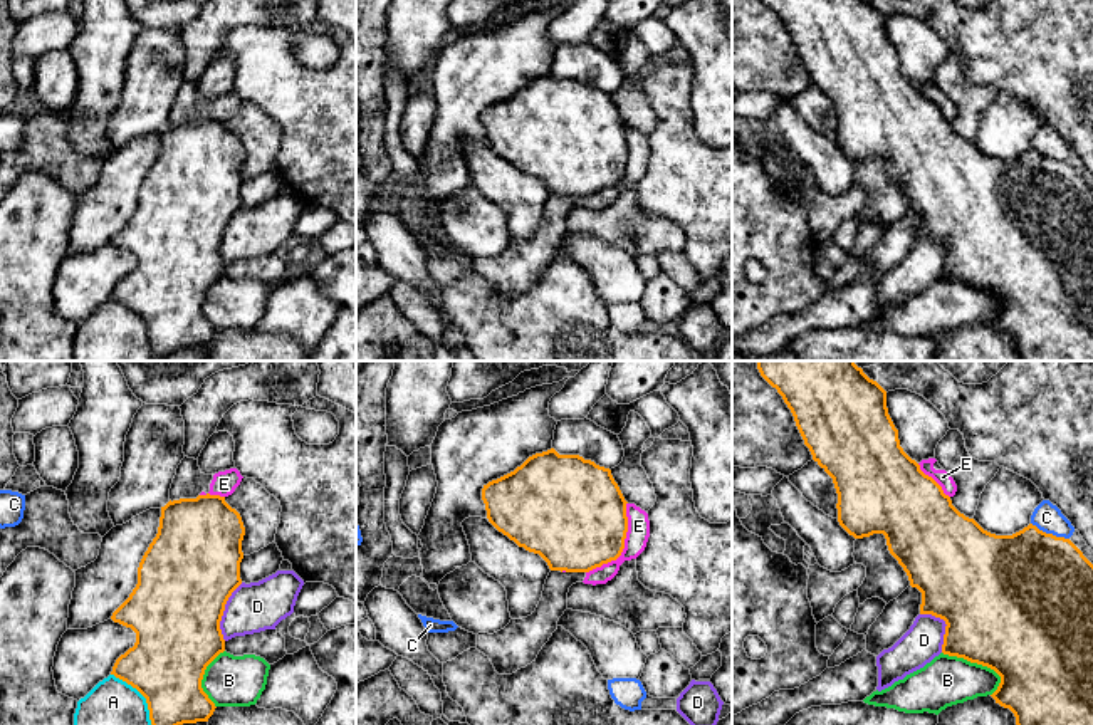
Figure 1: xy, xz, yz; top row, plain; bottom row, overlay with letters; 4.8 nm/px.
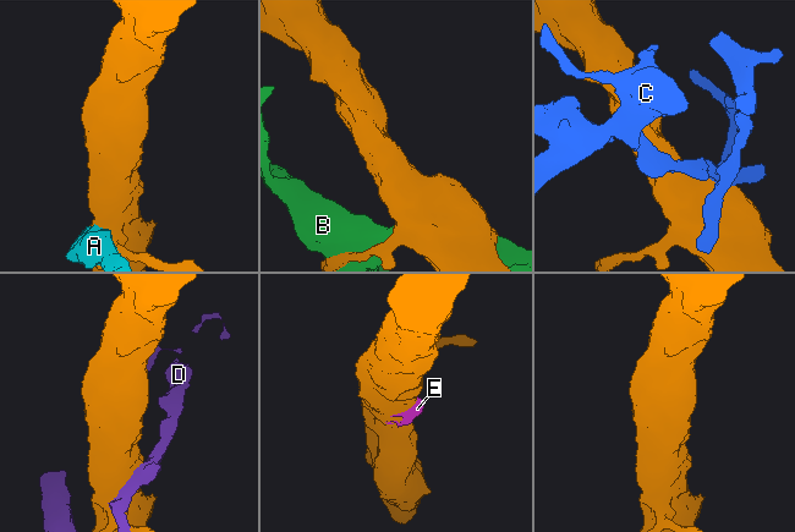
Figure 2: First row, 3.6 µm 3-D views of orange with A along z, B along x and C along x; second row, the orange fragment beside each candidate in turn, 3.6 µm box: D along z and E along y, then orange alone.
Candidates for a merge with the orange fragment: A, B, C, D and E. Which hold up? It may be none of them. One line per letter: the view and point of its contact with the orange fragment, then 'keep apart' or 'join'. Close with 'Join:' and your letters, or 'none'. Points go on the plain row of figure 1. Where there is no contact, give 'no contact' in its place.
A: meets orange in xy at (146, 324); keep apart
B: meets orange in yz at (977, 287); keep apart
C: meets orange in yz at (1050, 158); keep apart
D: meets orange in xy at (224, 234); keep apart
E: meets orange in xz at (623, 170); keep apart
Join: none

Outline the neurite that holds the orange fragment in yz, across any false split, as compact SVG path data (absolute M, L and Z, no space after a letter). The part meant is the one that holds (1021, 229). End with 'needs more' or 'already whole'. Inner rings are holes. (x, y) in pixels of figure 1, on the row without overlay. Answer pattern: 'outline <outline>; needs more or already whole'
outline M762 0L791 34L796 50L809 72L813 84L833 102L838 117L838 146L855 163L883 158L890 178L908 200L910 210L922 216L920 238L932 238L945 245L942 277L964 282L994 294L1001 300L997 314L991 319L996 327L1009 332L1016 341L1019 361L1093 361L1093 188L1064 161L1056 161L1029 148L1012 159L996 159L984 154L974 143L960 138L942 111L920 94L900 70L888 32L886 15L868 0Z; already whole

